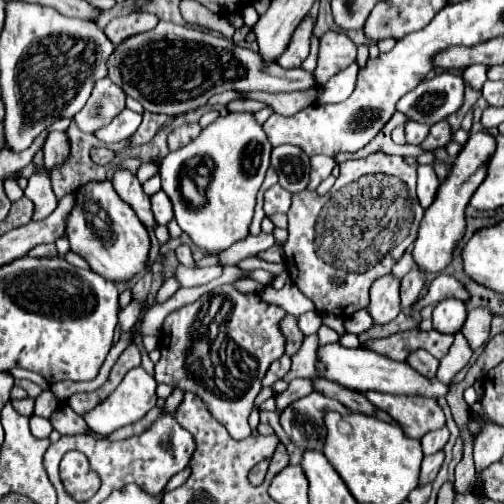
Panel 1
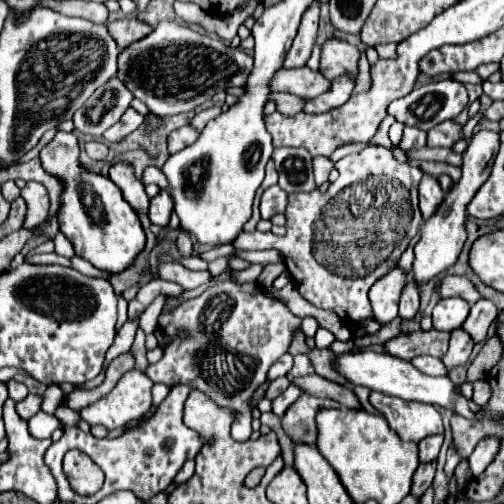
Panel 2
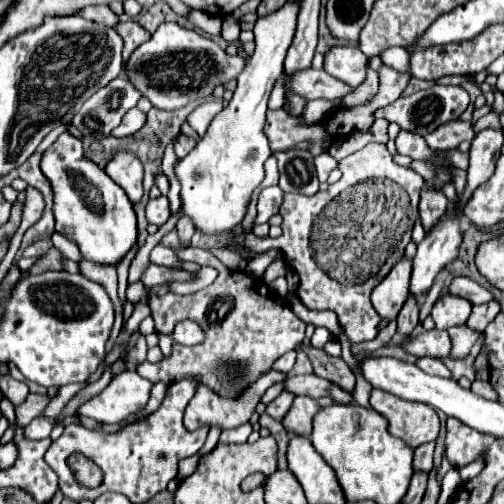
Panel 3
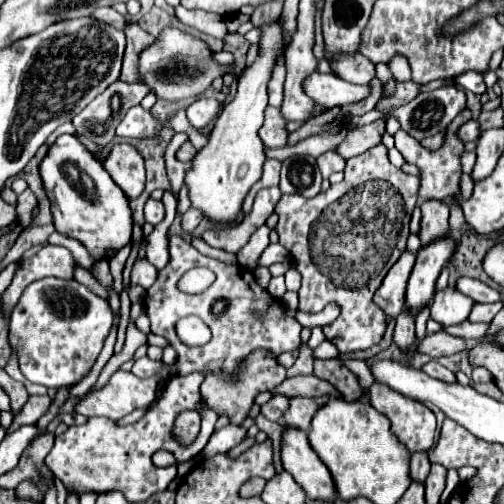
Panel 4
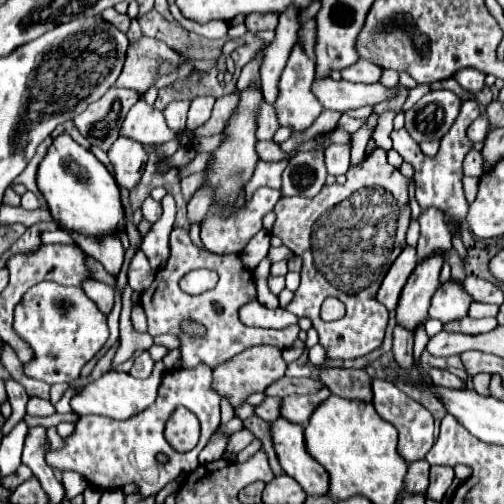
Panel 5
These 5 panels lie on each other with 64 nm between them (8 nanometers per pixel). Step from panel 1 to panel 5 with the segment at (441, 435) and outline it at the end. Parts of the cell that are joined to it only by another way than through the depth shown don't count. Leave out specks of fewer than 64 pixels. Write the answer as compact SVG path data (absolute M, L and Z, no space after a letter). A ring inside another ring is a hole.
M426 460L412 462L408 466L408 474L404 478L404 492L424 496L428 490L428 470L430 470L430 464Z

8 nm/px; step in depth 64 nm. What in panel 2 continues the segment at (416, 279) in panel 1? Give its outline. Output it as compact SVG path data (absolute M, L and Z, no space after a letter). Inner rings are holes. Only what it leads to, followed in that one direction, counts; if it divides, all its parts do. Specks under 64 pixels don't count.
M410 280L402 292L402 298L400 298L400 318L414 320L414 316L418 314L418 306L420 306L418 288L416 288L416 282Z

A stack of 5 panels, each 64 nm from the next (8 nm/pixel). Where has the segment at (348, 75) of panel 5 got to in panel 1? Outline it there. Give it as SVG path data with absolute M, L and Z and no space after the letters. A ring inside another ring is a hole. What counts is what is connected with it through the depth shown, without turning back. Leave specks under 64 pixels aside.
M326 32L320 38L318 66L314 70L314 76L320 82L320 86L324 86L334 74L348 68L354 60L356 60L354 42L342 32Z

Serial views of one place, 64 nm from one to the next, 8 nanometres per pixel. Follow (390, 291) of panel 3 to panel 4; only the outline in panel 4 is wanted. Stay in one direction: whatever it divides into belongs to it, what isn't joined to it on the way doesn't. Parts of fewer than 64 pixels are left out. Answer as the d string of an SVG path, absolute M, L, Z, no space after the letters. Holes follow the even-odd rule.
M404 250L404 256L400 256L400 260L390 268L382 286L374 294L374 302L392 318L396 318L404 308L406 282L412 272L414 260L416 260L416 252Z

